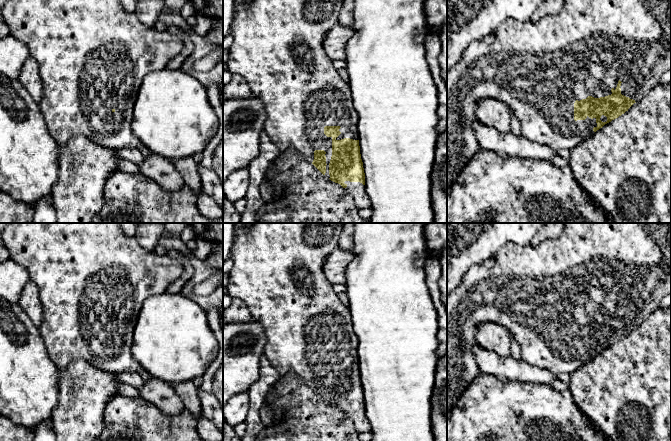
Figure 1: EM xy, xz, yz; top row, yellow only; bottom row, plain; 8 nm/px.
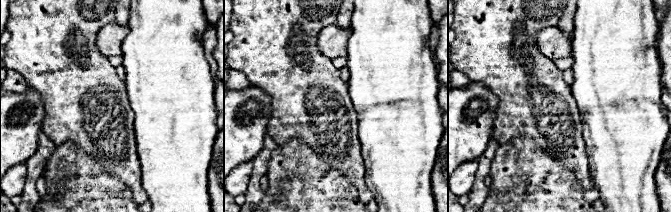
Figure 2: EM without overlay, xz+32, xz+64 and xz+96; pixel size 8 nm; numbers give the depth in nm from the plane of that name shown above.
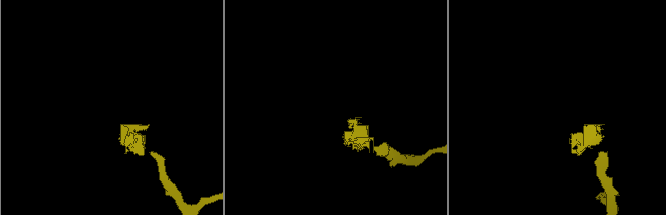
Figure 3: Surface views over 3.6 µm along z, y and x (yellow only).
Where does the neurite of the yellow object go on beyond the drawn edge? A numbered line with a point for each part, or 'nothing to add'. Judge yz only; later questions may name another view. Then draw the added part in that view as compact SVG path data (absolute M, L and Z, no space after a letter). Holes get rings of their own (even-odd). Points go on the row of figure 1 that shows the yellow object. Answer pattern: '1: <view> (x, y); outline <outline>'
1: yz (539, 69); outline M564 0L561 10L555 15L545 16L536 22L520 22L512 18L506 19L498 27L495 39L492 43L483 40L470 43L464 50L459 62L447 71L447 188L450 187L463 171L466 164L480 150L477 142L473 123L477 117L475 104L480 99L490 98L503 102L512 109L518 117L522 127L521 135L526 139L550 147L556 153L561 149L573 150L587 137L591 136L597 127L596 118L585 120L574 120L574 103L586 99L588 96L594 98L611 95L611 89L621 83L621 94L639 102L644 96L659 83L659 79L665 71L671 70L671 0Z

